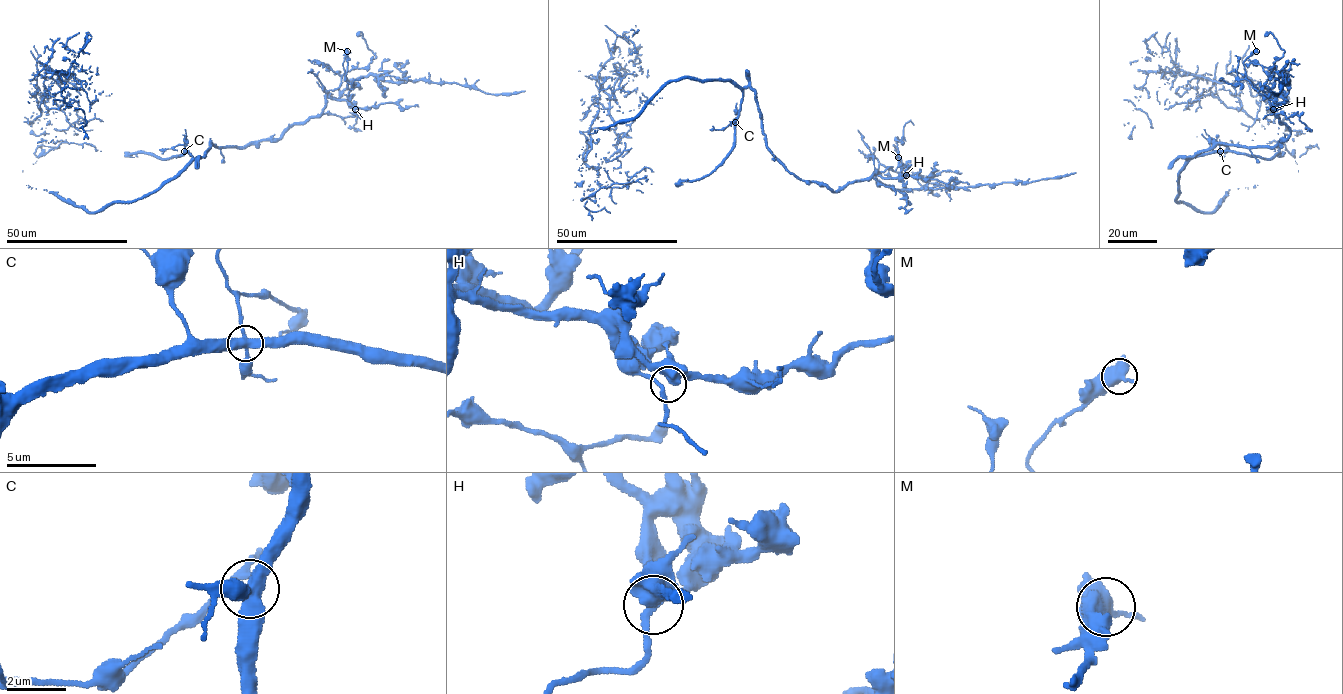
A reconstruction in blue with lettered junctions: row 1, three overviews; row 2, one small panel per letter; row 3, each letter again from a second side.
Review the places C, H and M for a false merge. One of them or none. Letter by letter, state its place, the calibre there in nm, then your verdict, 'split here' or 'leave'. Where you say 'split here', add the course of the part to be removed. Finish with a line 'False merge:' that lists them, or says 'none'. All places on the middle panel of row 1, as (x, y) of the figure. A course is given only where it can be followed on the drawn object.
C: place (735, 122); calibre 420 nm; split here; course (735, 122), (724, 128), (712, 126)
H: place (906, 175); calibre 440 nm; leave
M: place (898, 157); calibre 440 nm; leave
False merge: C

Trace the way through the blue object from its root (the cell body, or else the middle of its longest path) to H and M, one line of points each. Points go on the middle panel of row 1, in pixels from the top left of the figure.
H: (735, 130), (743, 90), (749, 86), (766, 147), (802, 180), (838, 191), (876, 171), (886, 178), (906, 175)
M: (735, 130), (749, 86), (766, 147), (802, 180), (838, 191), (876, 171), (896, 178), (893, 145), (898, 157)

